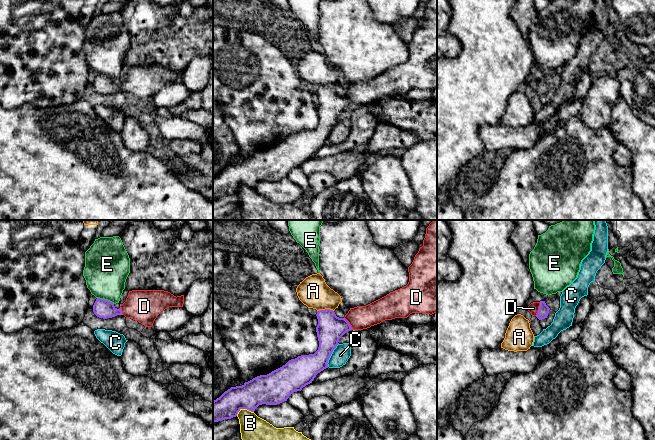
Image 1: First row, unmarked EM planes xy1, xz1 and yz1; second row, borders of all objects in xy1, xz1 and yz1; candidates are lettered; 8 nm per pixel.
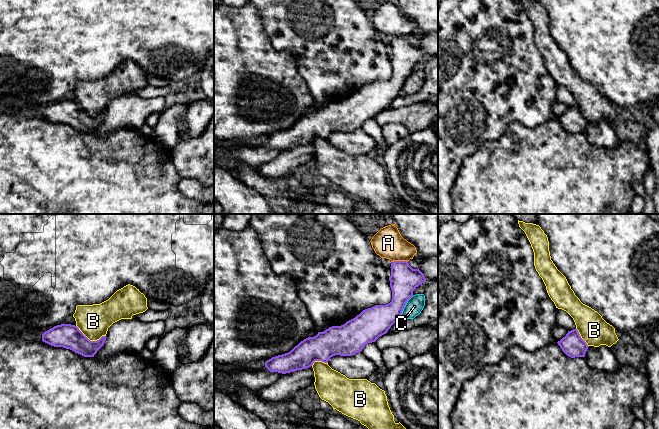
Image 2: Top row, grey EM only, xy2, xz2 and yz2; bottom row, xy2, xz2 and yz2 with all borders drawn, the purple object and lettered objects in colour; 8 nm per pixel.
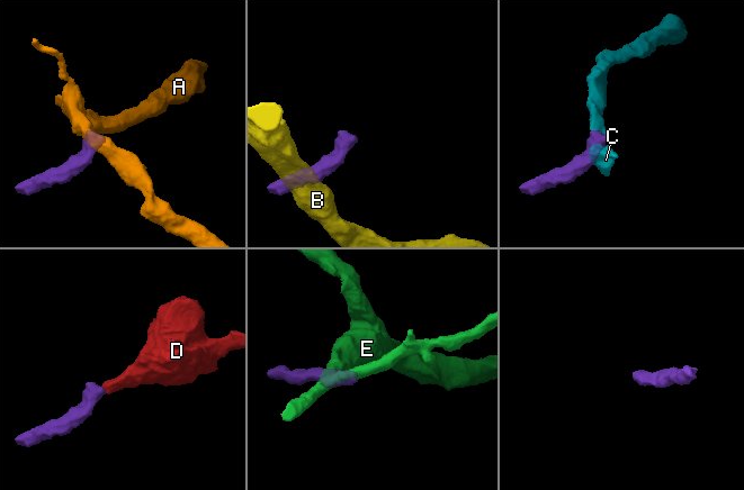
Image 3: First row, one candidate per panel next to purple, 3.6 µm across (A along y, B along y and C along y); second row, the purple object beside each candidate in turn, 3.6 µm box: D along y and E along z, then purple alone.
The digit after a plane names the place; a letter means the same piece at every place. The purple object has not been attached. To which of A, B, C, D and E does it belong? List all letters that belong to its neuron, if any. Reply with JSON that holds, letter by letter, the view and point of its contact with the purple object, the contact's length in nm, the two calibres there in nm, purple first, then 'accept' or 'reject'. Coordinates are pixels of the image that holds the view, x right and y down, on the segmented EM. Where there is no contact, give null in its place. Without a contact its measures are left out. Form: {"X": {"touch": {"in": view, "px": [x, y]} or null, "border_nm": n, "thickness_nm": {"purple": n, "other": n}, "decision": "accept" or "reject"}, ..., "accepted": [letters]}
{"A": {"touch": {"in": "xz1", "px": [325, 309]}, "border_nm": 140, "thickness_nm": {"purple": 220, "other": 240}, "decision": "reject"}, "B": {"touch": {"in": "xy2", "px": [89, 340]}, "border_nm": 260, "thickness_nm": {"purple": 200, "other": 260}, "decision": "reject"}, "C": {"touch": {"in": "xz1", "px": [330, 355]}, "border_nm": 220, "thickness_nm": {"purple": 220, "other": 140}, "decision": "reject"}, "D": {"touch": {"in": "yz1", "px": [539, 309]}, "border_nm": 120, "thickness_nm": {"purple": 90, "other": 90}, "decision": "accept"}, "E": {"touch": {"in": "xy1", "px": [106, 300]}, "border_nm": 150, "thickness_nm": {"purple": 150, "other": 360}, "decision": "reject"}, "accepted": ["D"]}

